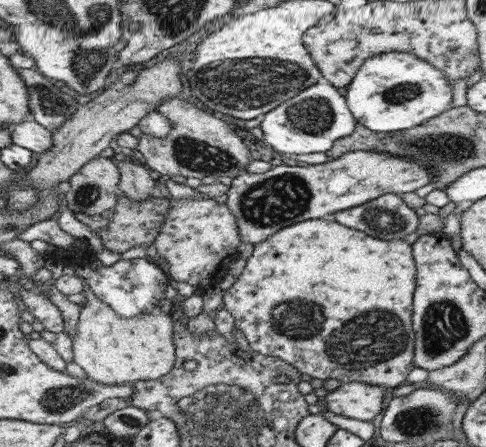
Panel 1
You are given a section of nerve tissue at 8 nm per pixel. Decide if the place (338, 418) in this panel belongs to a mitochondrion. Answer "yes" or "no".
no

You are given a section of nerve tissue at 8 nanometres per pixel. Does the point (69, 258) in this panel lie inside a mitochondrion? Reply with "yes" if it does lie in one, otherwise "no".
no

